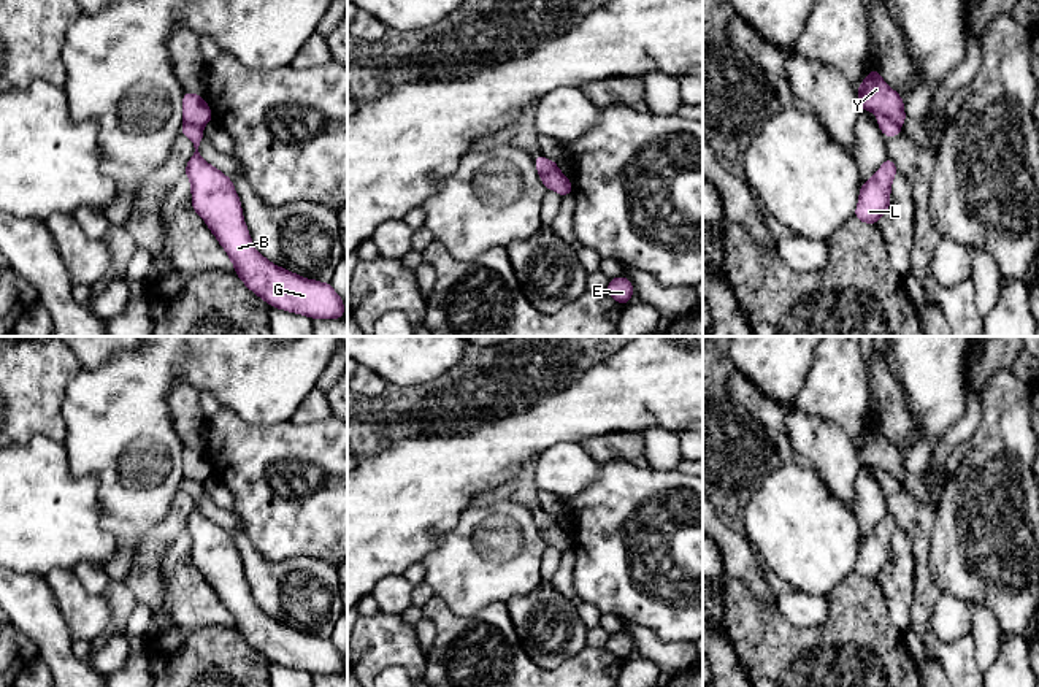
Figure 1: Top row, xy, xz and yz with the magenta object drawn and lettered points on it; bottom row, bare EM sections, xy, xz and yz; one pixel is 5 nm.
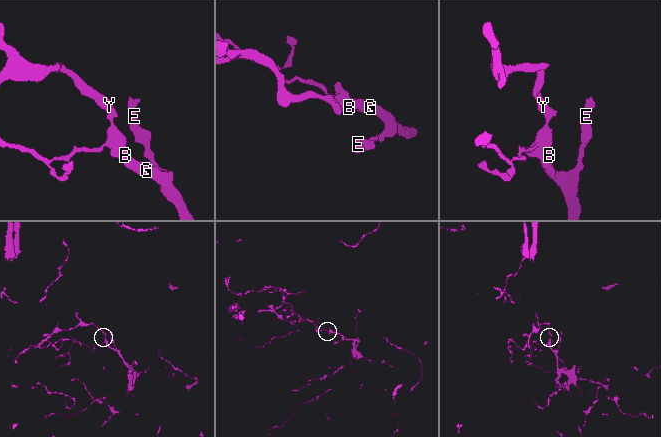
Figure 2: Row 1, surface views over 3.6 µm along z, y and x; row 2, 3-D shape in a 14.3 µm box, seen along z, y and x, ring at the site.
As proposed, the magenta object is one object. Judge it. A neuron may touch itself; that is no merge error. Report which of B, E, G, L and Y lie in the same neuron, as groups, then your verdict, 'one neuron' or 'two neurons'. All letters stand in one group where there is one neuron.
B E G L / Y | two neurons

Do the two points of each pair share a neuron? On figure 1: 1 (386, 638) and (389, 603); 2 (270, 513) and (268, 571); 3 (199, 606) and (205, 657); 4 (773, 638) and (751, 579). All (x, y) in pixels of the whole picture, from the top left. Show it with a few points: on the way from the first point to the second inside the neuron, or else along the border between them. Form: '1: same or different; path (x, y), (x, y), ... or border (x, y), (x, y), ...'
1: different; border (379, 611), (400, 614)
2: different; border (245, 533), (264, 557), (273, 560), (305, 557)
3: different; border (173, 624), (186, 627), (230, 625), (233, 629)
4: different; border (728, 578), (739, 579), (757, 597), (774, 605)

